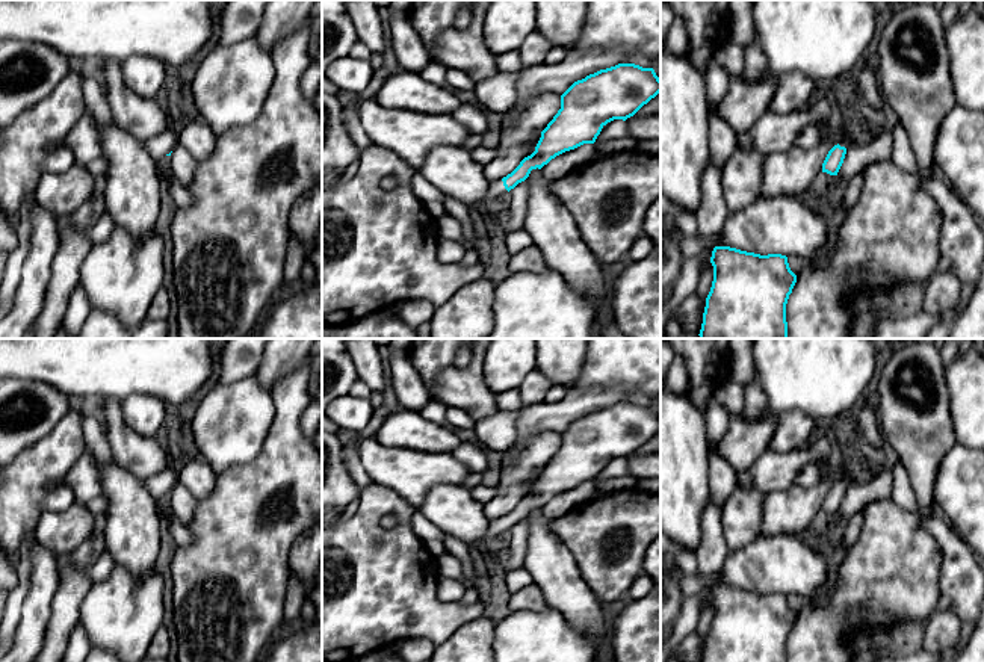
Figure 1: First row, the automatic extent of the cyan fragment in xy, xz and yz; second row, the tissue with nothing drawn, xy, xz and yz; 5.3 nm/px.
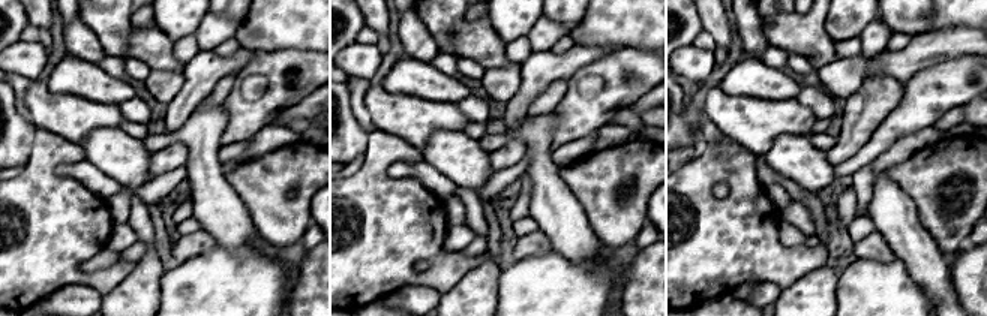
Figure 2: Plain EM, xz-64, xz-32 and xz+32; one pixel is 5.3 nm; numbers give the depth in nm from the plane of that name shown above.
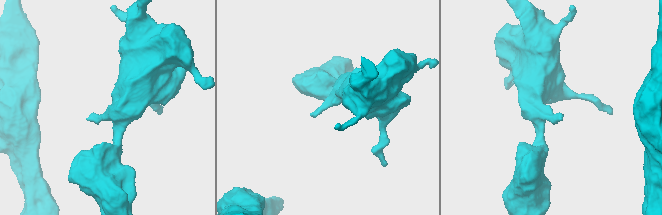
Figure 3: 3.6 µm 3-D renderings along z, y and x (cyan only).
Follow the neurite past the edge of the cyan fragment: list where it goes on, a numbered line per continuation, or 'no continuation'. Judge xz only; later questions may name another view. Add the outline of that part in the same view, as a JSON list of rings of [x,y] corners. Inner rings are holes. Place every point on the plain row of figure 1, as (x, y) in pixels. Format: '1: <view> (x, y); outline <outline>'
1: xz (496, 526); outline [[[502,518],[491,520],[485,537],[479,543],[476,543],[475,547],[479,547],[482,544],[488,544],[490,541],[493,541],[494,538],[497,538],[505,531],[508,531],[508,529],[505,527]]]

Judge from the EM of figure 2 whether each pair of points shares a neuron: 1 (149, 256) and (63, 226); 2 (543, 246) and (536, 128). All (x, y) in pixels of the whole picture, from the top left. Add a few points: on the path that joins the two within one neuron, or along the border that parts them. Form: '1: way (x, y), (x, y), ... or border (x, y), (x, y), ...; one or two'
1: border (137, 262), (113, 288); two
2: border (539, 229), (549, 240), (552, 249); two

